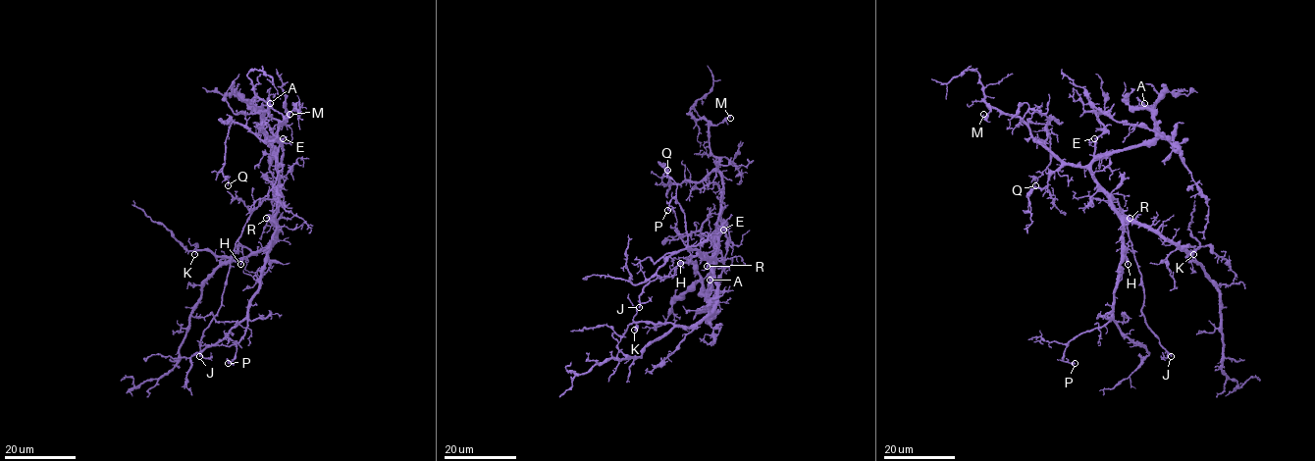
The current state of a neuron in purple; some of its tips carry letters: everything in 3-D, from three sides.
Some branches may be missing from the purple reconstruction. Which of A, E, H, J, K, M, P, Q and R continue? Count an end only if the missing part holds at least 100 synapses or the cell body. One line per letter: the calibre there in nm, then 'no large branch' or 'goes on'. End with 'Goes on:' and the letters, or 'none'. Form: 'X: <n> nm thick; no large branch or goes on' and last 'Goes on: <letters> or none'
A: 240 nm thick; no large branch
E: 200 nm thick; no large branch
H: 150 nm thick; no large branch
J: 300 nm thick; goes on
K: 110 nm thick; no large branch
M: 140 nm thick; no large branch
P: 190 nm thick; no large branch
Q: 120 nm thick; no large branch
R: 100 nm thick; no large branch
Goes on: J

